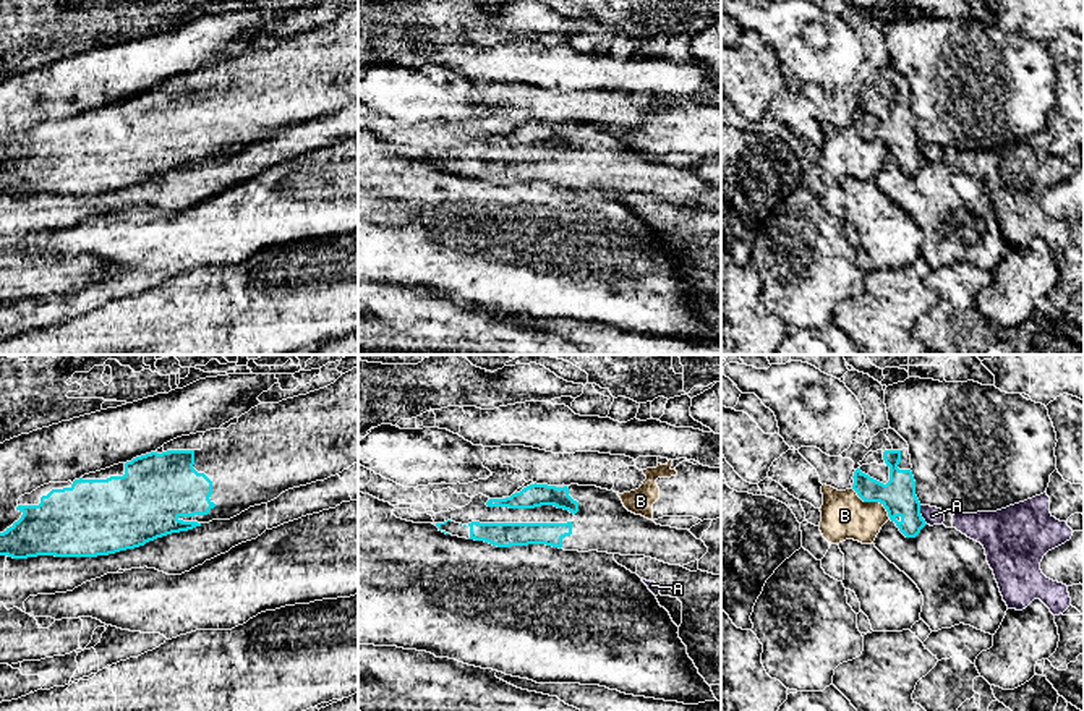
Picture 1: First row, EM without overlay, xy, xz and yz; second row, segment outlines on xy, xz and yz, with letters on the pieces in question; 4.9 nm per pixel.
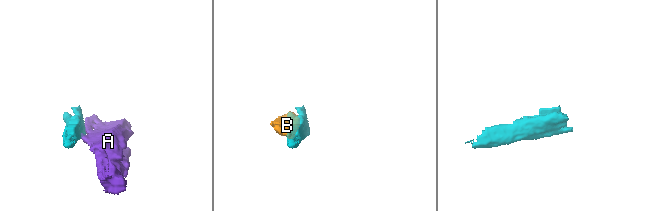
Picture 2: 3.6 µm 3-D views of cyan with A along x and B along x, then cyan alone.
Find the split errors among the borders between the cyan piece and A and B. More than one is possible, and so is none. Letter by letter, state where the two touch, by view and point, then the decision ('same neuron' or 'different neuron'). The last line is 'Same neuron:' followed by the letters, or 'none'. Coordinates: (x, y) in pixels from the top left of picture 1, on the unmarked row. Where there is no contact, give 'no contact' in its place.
A: yz (921, 153) | different neuron
B: yz (874, 138) | different neuron
Same neuron: none

